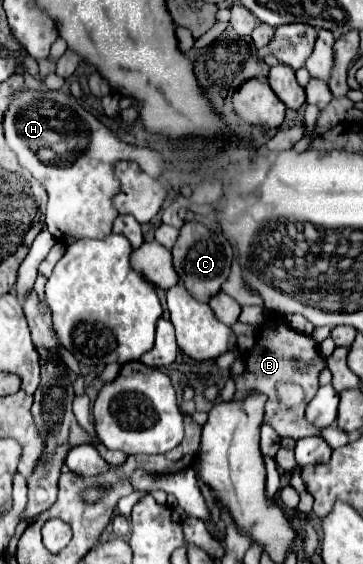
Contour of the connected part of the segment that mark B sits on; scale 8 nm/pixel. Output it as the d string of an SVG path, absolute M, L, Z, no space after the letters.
M283 320L269 322L261 330L257 340L259 342L255 342L253 350L249 352L245 372L235 378L237 400L245 398L249 390L259 390L267 394L265 424L273 426L279 436L291 436L291 438L317 436L319 428L313 428L313 424L305 420L305 406L315 396L319 388L317 376L325 368L325 356L319 354L317 342L307 334L295 332Z

